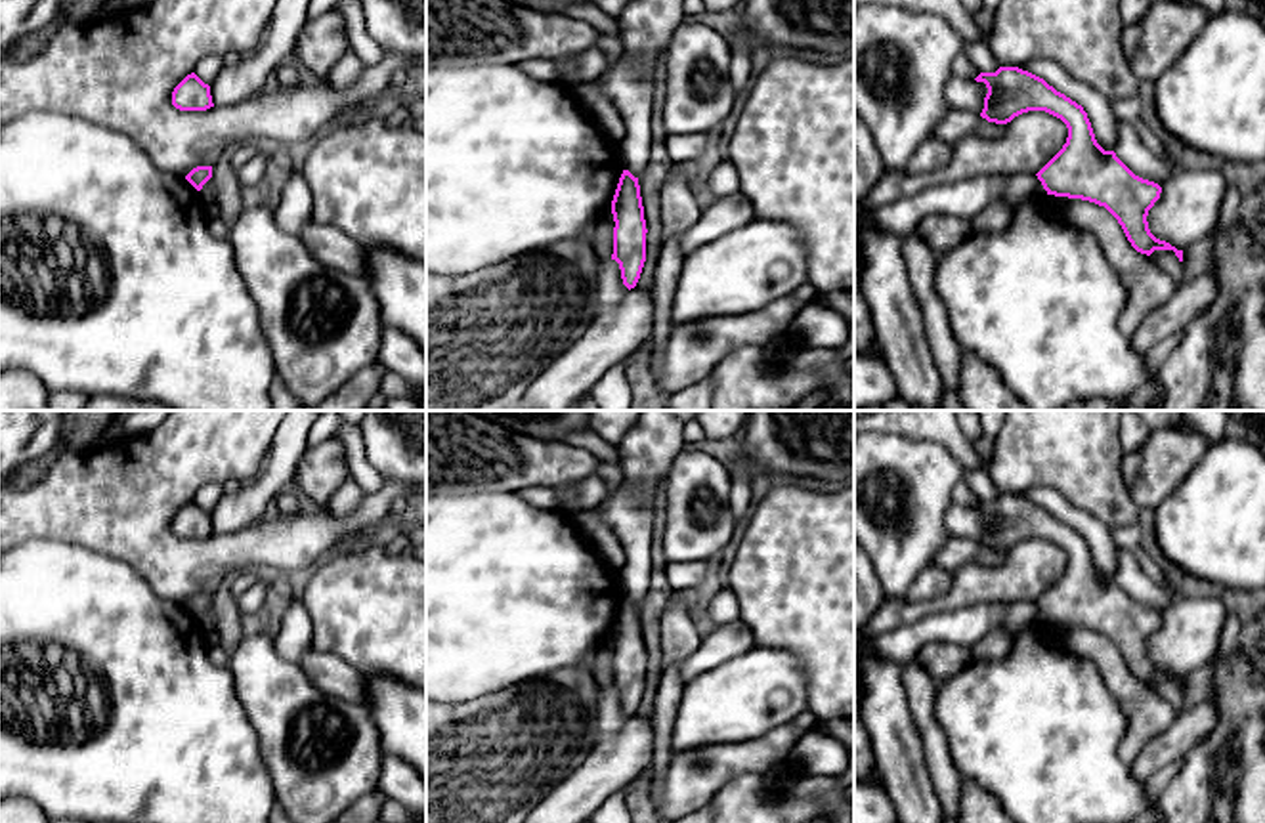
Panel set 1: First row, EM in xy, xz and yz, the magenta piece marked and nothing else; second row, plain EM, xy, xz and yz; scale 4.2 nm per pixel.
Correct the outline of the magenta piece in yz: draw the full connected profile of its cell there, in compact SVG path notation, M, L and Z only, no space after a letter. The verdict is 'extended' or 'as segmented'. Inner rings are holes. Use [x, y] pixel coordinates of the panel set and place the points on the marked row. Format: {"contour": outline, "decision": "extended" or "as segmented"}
{"contour": "M1018 67L980 73L975 80L988 88L980 113L988 122L1007 124L1022 113L1045 111L1066 124L1066 143L1036 174L1047 195L1104 206L1137 252L1150 256L1154 250L1173 250L1183 262L1183 250L1156 239L1148 229L1147 216L1160 199L1162 187L1135 176L1114 151L1104 151L1097 143L1082 105Z", "decision": "as segmented"}

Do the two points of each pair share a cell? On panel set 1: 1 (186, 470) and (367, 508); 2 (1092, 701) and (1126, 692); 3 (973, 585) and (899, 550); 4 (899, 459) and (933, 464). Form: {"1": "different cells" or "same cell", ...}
{"1": "same cell", "2": "different cells", "3": "different cells", "4": "same cell"}

